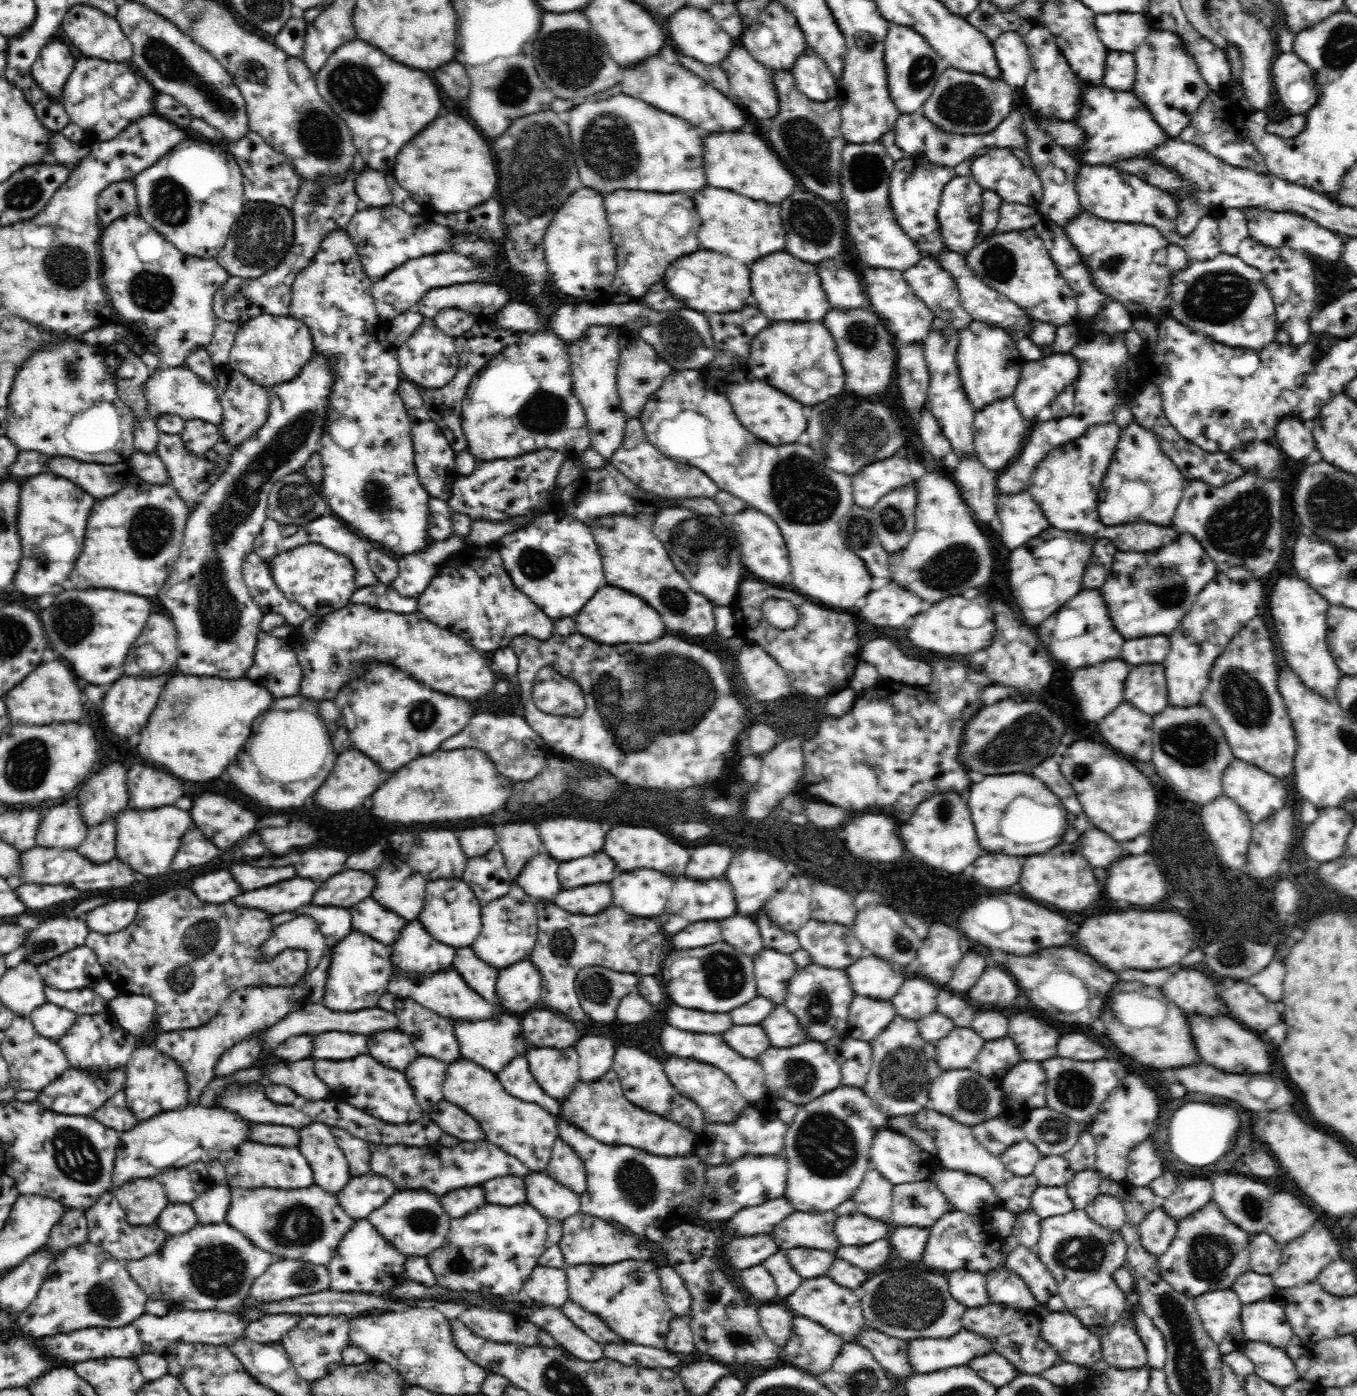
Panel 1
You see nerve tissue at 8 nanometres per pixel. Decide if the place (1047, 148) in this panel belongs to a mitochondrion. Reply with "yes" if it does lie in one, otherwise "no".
no

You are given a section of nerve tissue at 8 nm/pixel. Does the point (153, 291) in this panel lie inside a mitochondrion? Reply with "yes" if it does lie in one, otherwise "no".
yes

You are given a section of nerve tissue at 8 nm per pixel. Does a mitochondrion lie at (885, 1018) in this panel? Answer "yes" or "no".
no

